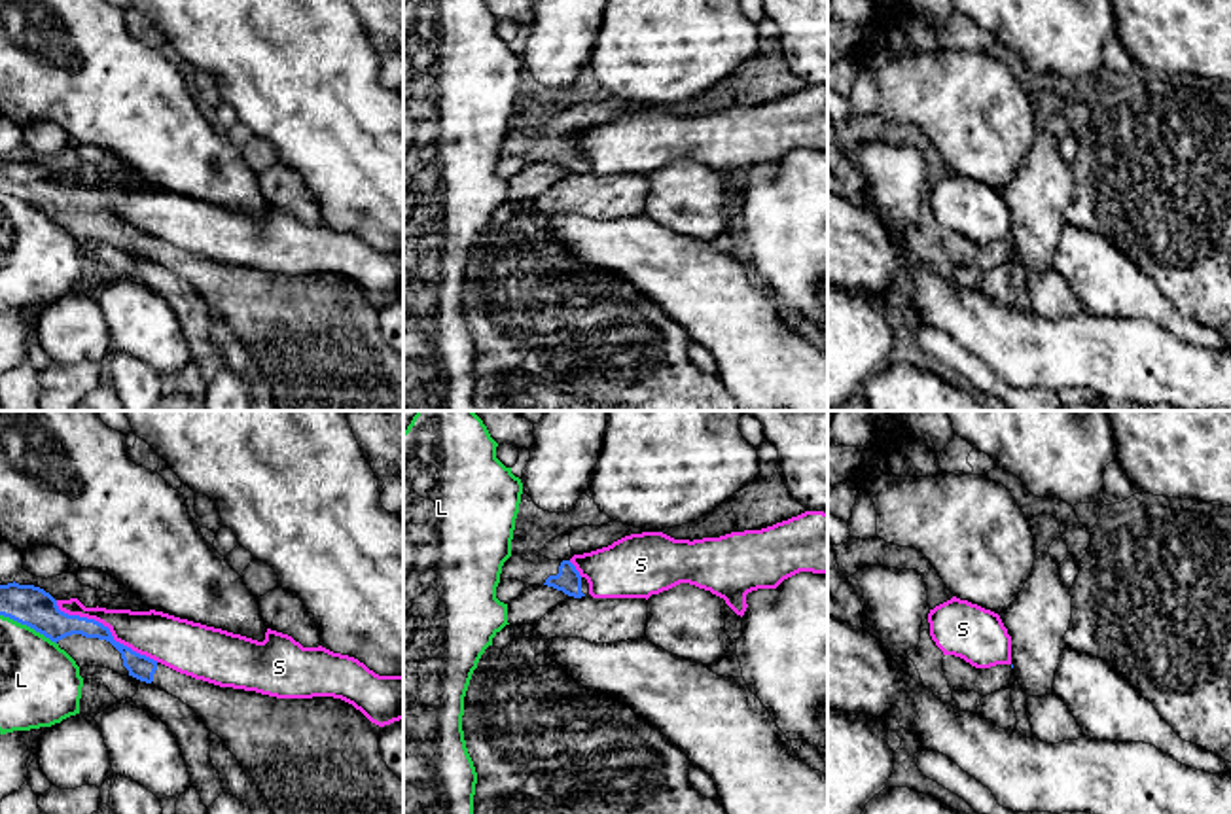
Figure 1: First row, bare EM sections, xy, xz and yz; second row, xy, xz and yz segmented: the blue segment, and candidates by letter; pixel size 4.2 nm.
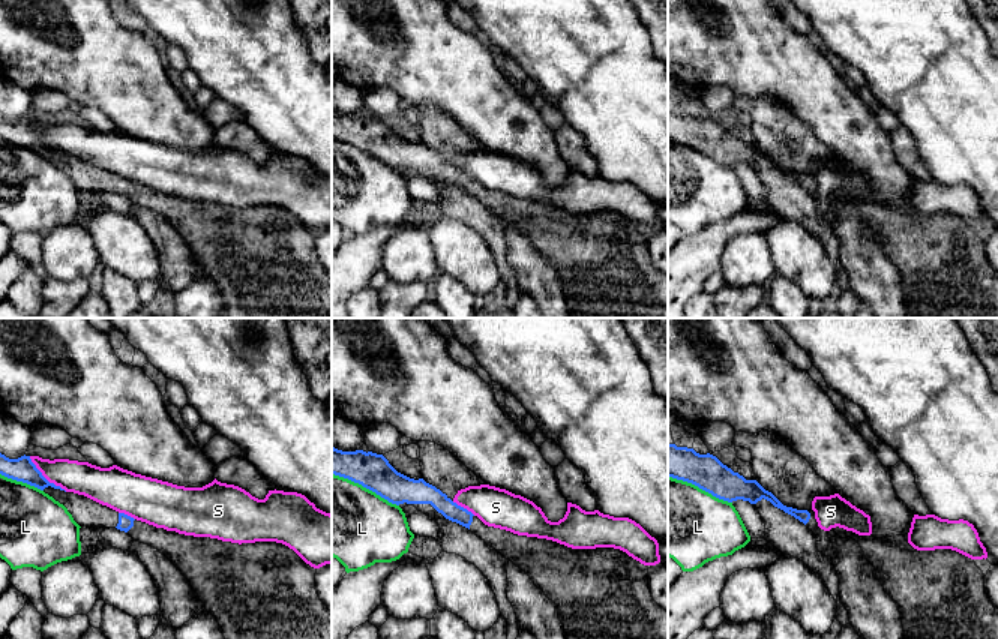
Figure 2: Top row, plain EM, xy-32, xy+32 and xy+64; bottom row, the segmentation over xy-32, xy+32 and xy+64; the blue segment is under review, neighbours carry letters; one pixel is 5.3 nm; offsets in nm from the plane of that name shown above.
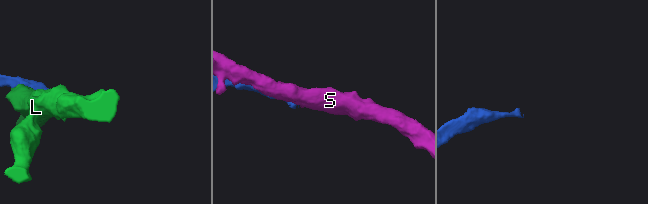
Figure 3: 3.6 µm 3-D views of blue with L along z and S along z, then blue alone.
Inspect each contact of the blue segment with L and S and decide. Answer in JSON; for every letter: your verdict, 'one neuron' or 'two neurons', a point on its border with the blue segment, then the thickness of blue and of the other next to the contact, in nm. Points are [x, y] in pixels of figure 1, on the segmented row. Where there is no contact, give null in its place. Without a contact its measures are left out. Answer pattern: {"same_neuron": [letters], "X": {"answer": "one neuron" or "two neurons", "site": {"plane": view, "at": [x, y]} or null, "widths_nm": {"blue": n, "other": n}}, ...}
{"same_neuron": [], "L": {"answer": "two neurons", "site": {"plane": "xy", "at": [29, 625]}, "widths_nm": {"blue": 170, "other": 340}}, "S": {"answer": "two neurons", "site": {"plane": "xy", "at": [107, 627]}, "widths_nm": {"blue": 130, "other": 200}}}

